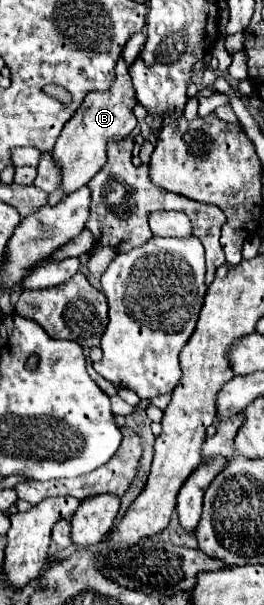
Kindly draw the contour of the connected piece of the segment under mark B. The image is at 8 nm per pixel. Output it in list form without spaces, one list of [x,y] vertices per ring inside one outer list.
[[[120,57],[118,65],[116,65],[116,81],[112,83],[112,87],[106,93],[90,93],[86,95],[82,107],[78,107],[78,111],[74,113],[74,117],[66,123],[66,127],[62,129],[56,147],[52,151],[52,159],[60,169],[60,187],[50,193],[48,205],[54,207],[58,205],[66,195],[74,193],[76,189],[80,189],[82,185],[86,185],[98,171],[100,167],[106,163],[106,147],[110,139],[122,139],[124,135],[128,137],[134,127],[136,127],[136,117],[132,115],[132,107],[136,105],[134,99],[134,85],[130,83],[130,75],[128,75],[128,65],[124,63],[124,59]]]

